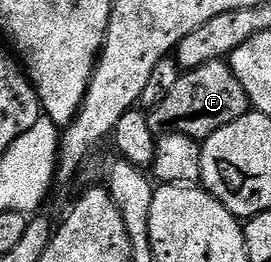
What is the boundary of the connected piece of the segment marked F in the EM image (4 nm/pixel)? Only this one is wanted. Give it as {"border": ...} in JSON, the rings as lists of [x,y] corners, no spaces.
{"border":[[[214,60],[192,72],[184,71],[180,75],[177,86],[165,94],[165,98],[157,107],[147,112],[149,130],[157,134],[176,132],[200,142],[207,140],[221,126],[229,126],[229,122],[237,122],[249,111],[245,86],[237,82],[237,74],[233,74],[230,63]]]}

